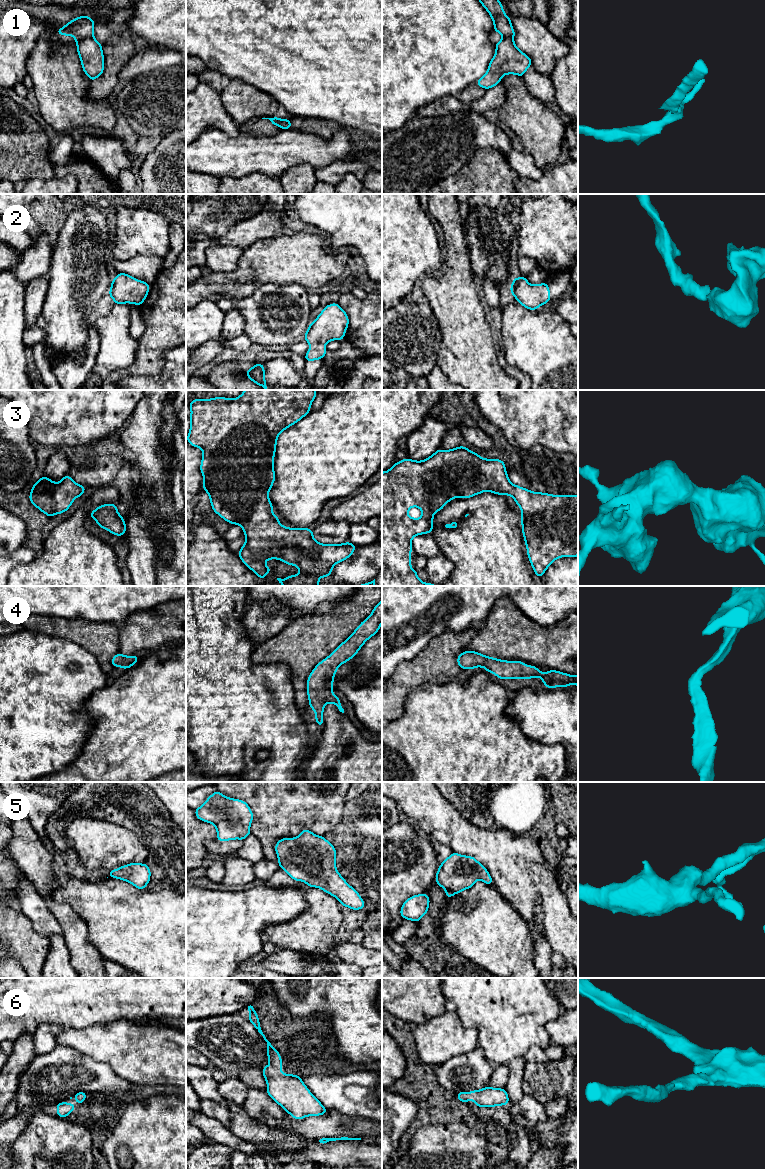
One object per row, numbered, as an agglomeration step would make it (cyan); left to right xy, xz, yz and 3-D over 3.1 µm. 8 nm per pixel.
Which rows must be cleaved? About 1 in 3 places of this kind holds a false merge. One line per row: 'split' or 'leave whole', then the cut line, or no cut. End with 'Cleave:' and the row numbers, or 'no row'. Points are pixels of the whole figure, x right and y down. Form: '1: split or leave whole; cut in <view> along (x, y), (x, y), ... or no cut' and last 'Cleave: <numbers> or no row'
1: split; cut in xy along (92, 36), (87, 36), (77, 43)
2: leave whole; no cut
3: leave whole; no cut
4: leave whole; no cut
5: leave whole; no cut
6: leave whole; no cut
Cleave: 1

